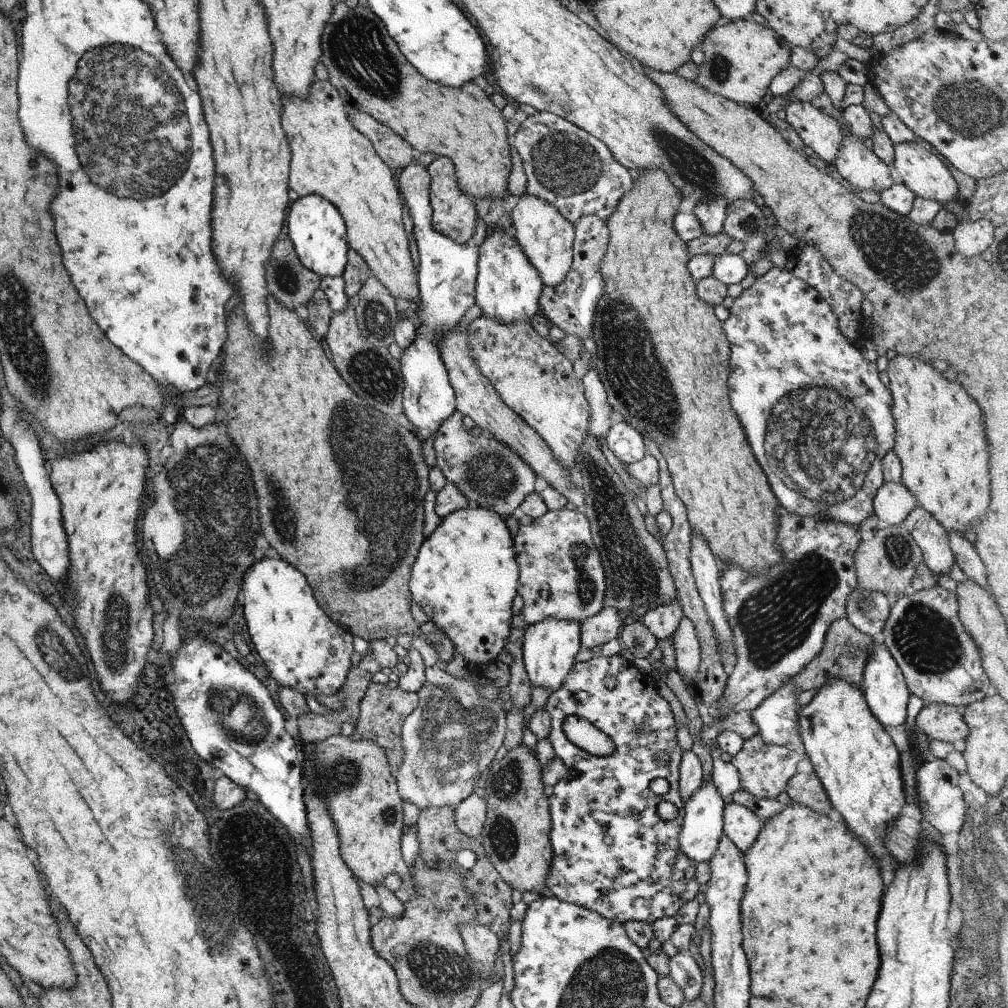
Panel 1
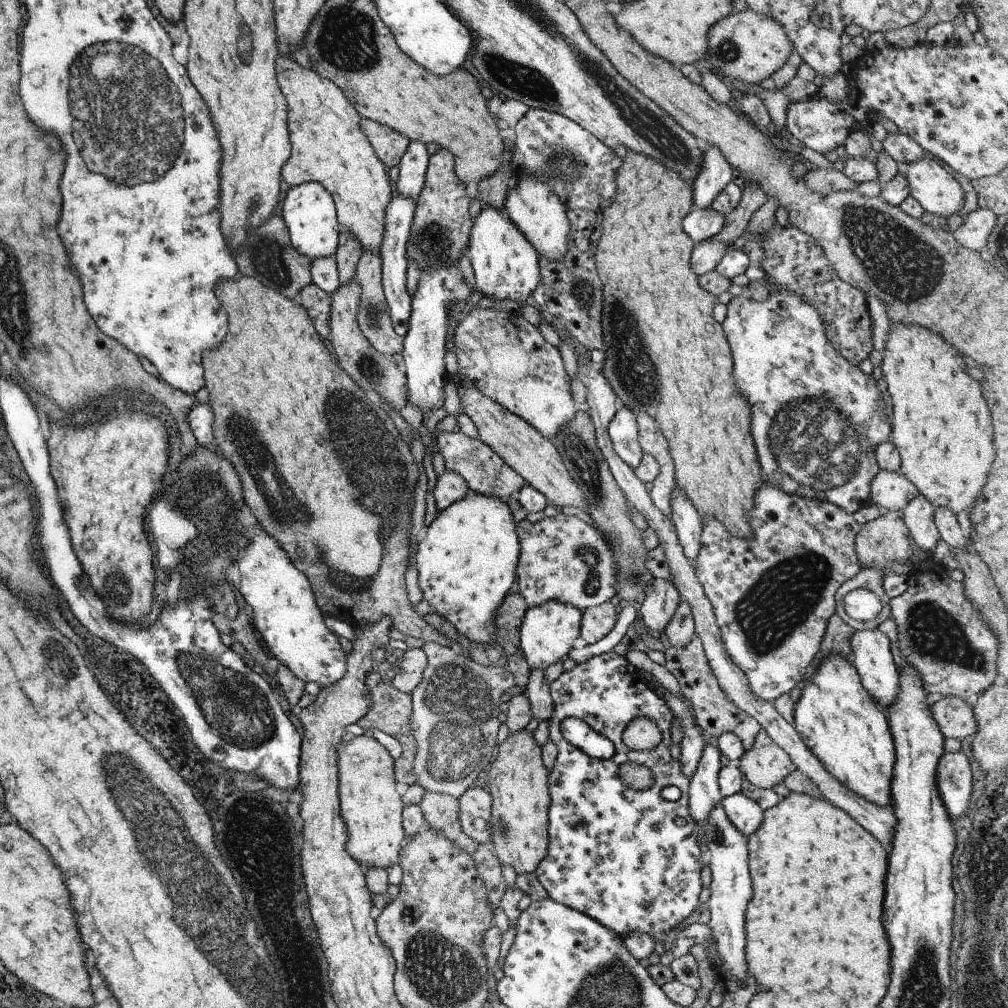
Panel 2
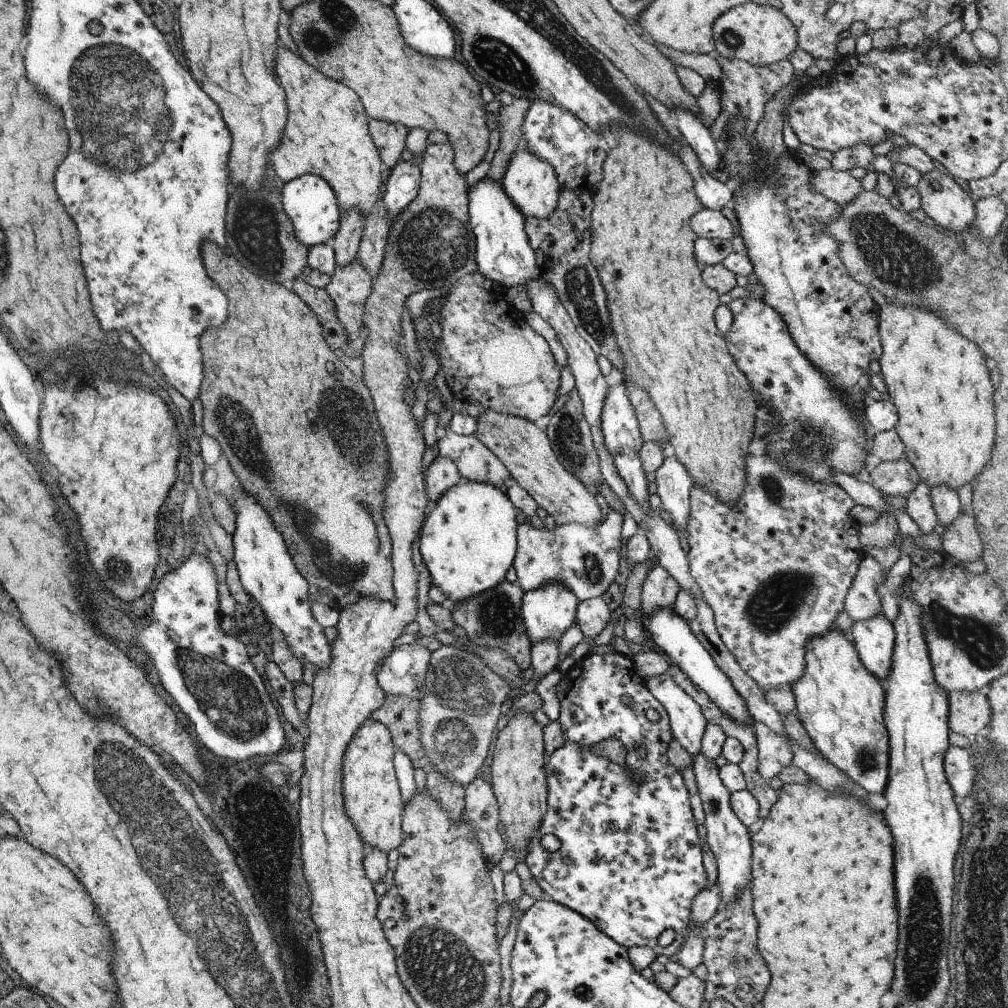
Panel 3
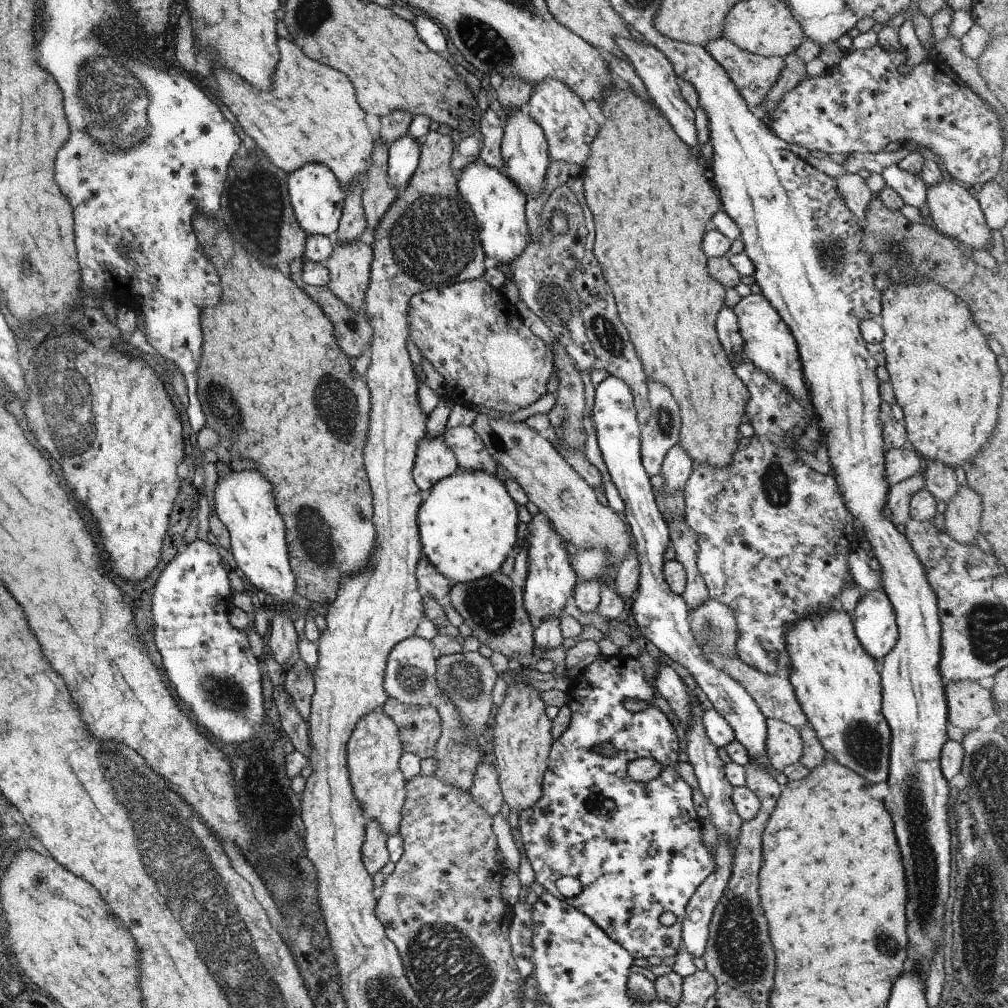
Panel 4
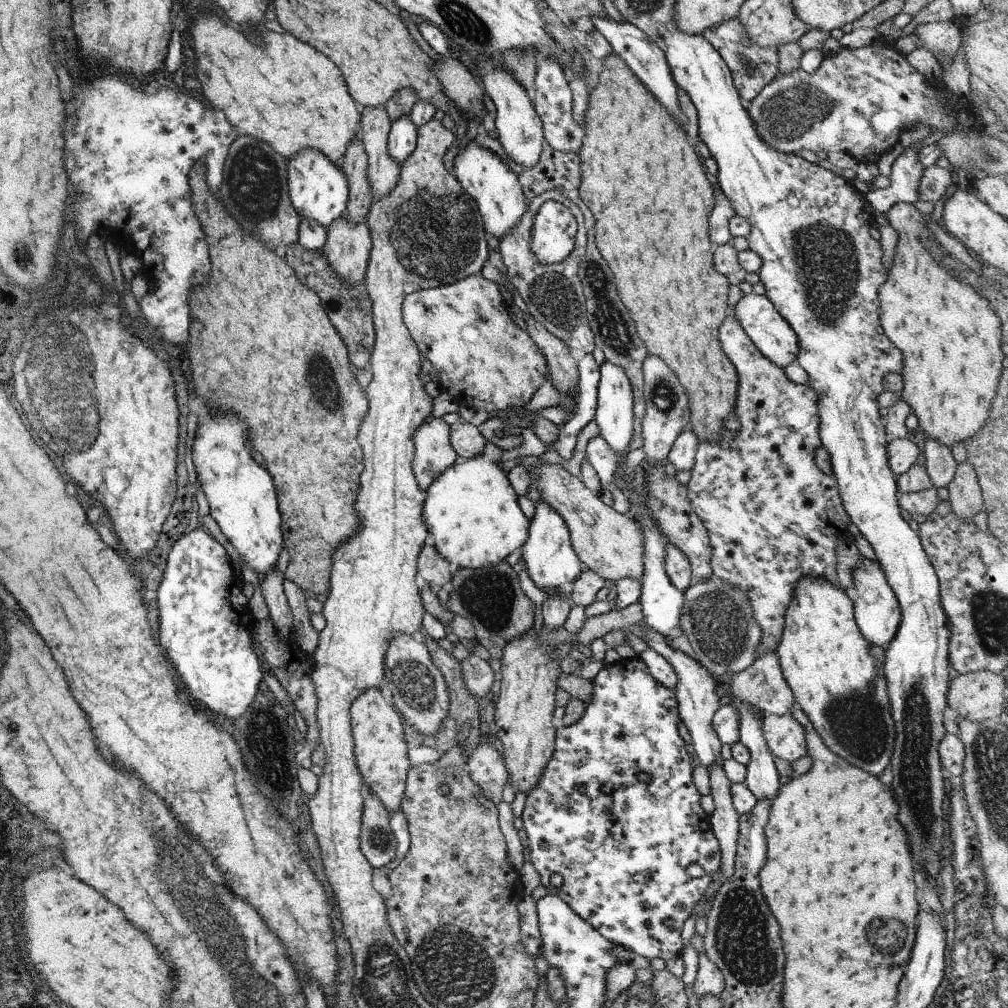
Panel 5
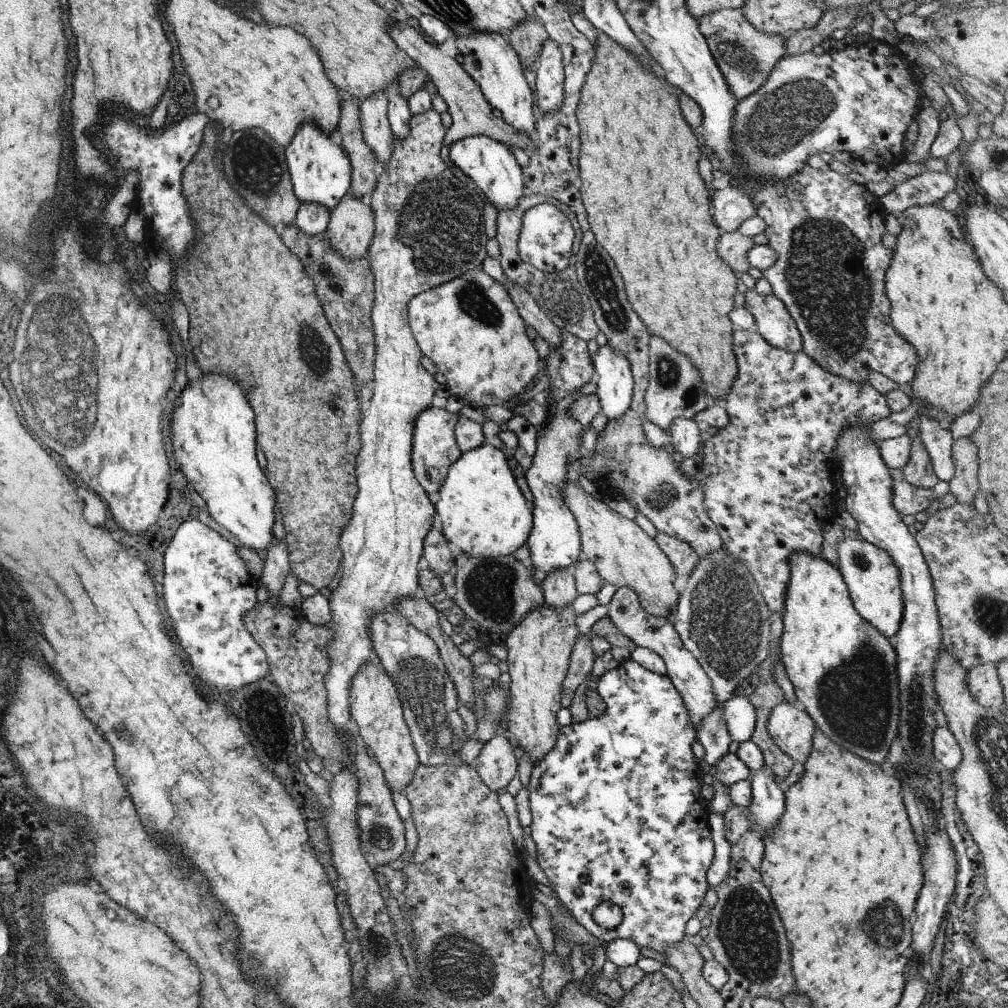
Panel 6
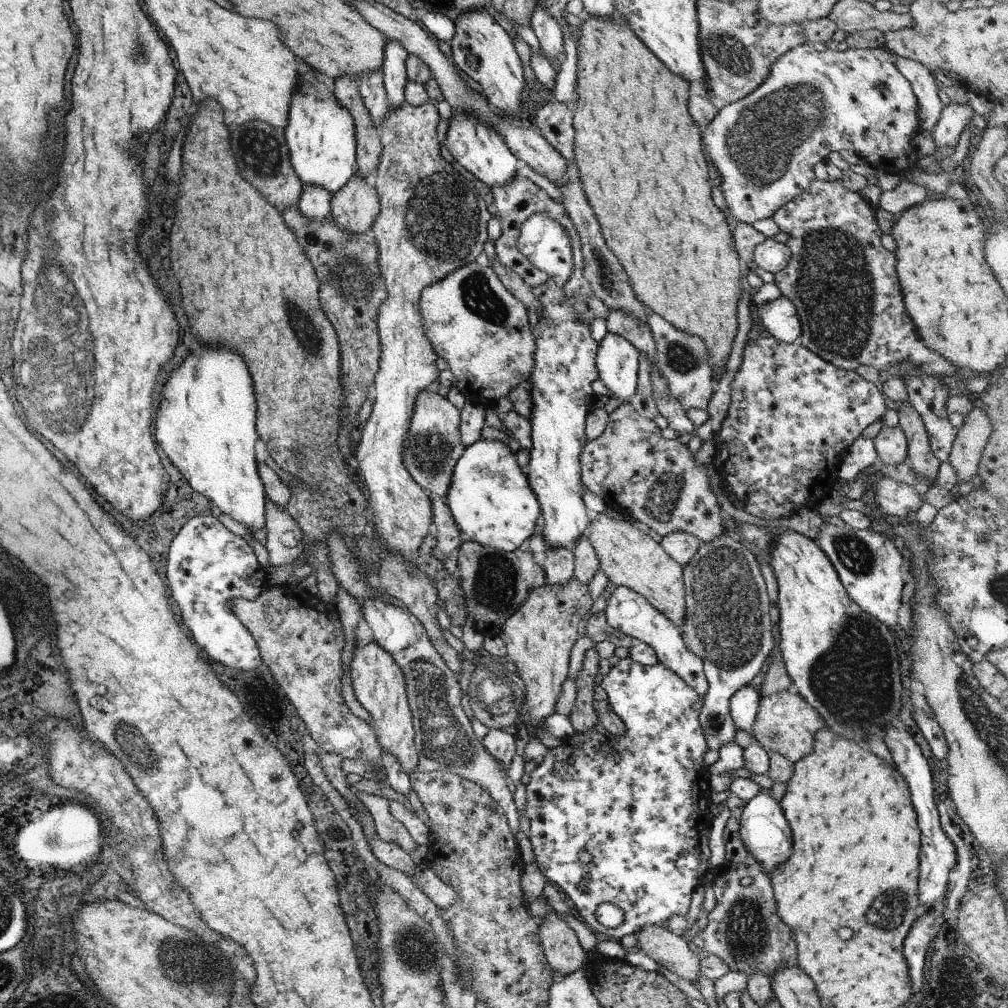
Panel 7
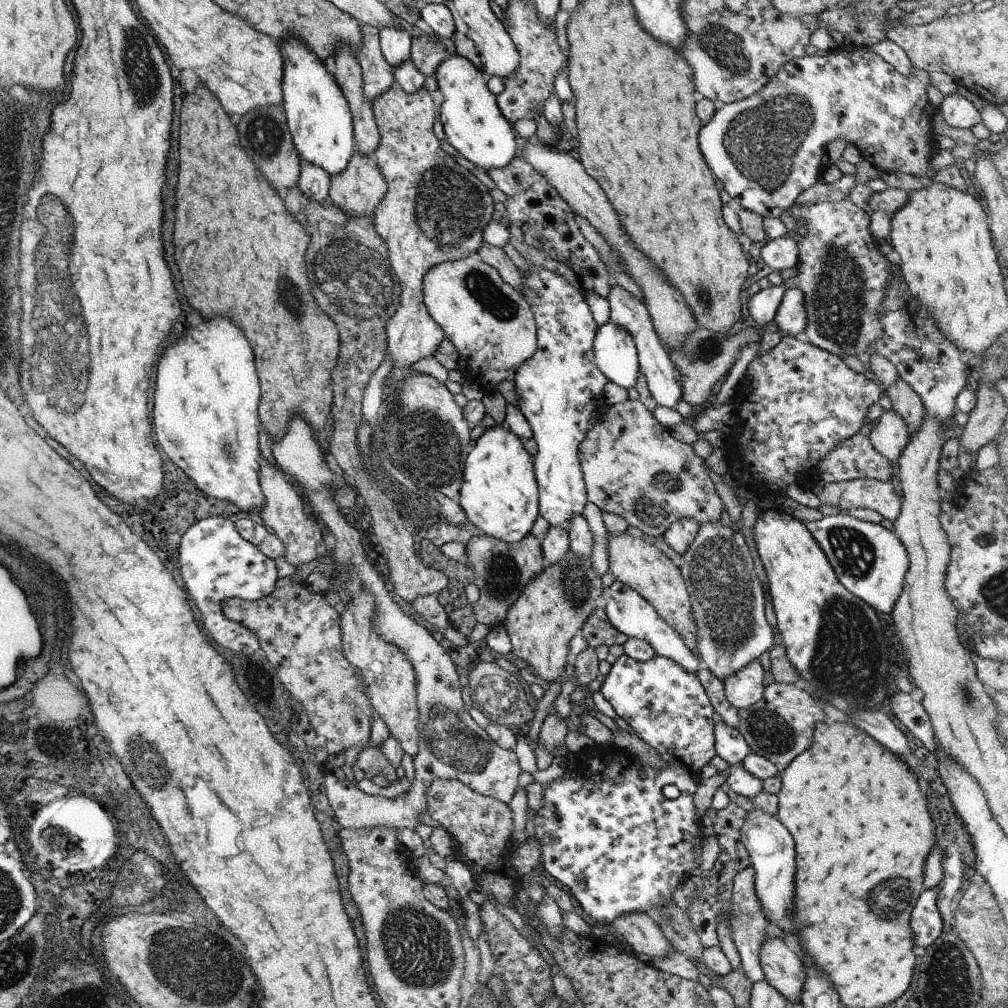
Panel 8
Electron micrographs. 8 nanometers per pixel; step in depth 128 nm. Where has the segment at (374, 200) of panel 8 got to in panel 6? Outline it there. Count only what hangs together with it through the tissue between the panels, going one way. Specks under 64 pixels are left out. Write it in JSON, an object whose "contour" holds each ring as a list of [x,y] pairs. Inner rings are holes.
{"contour":[[[348,193],[329,213],[325,234],[330,247],[350,259],[365,256],[374,231],[371,207]]]}

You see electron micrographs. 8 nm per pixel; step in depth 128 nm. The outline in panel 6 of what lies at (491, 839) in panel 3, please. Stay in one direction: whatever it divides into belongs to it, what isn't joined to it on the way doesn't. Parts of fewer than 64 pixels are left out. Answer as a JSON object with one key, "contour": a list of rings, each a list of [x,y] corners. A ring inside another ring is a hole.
{"contour":[[[493,735],[483,743],[472,765],[489,790],[498,794],[515,776],[517,761],[509,740]]]}

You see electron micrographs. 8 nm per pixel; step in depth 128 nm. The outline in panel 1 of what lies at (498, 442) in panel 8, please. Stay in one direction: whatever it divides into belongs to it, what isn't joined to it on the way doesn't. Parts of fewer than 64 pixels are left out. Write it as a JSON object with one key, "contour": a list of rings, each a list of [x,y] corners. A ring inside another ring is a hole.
{"contour":[[[468,501],[468,505],[464,509],[454,510],[452,513],[446,514],[433,532],[429,536],[424,537],[410,570],[408,589],[413,602],[417,606],[420,606],[421,610],[432,620],[432,623],[435,623],[449,637],[449,640],[453,643],[455,654],[460,654],[463,656],[465,662],[474,663],[479,668],[497,663],[496,656],[504,648],[505,641],[510,633],[510,618],[512,617],[511,602],[515,598],[518,581],[518,566],[515,562],[512,546],[513,541],[509,535],[509,531],[507,531],[505,519],[499,516],[494,510],[479,506],[473,501]]]}

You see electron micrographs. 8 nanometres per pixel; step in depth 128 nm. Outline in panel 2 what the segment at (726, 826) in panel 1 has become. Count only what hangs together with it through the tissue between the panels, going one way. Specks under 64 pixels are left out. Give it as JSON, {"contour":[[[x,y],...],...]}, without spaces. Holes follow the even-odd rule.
{"contour":[[[743,793],[722,797],[719,804],[729,822],[732,822],[743,836],[748,837],[760,825],[763,810],[756,800],[746,797]]]}

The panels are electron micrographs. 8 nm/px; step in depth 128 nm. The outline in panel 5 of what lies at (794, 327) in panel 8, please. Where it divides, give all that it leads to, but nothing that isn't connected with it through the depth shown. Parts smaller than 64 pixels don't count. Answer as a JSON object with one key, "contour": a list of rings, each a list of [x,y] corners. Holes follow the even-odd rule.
{"contour":[[[746,294],[741,297],[734,308],[735,317],[745,334],[772,363],[784,368],[797,356],[798,338],[788,322],[775,310],[771,301],[763,294]]]}

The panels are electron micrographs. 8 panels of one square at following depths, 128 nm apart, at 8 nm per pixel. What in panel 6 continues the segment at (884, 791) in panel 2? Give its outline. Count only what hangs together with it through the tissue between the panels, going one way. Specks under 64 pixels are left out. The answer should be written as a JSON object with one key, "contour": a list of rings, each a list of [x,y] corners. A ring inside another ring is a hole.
{"contour":[[[793,551],[788,556],[788,569],[789,576],[784,592],[784,607],[782,612],[782,633],[778,640],[778,647],[780,660],[784,665],[787,678],[792,684],[794,695],[797,699],[797,705],[803,708],[803,710],[813,719],[816,728],[819,729],[829,740],[859,758],[881,764],[898,728],[899,699],[898,680],[896,675],[896,654],[894,648],[889,645],[887,637],[884,634],[881,634],[874,626],[871,626],[869,622],[863,620],[863,618],[857,614],[857,611],[853,608],[851,599],[849,598],[848,590],[846,589],[842,576],[829,561],[826,561],[821,556],[816,557],[811,553]]]}

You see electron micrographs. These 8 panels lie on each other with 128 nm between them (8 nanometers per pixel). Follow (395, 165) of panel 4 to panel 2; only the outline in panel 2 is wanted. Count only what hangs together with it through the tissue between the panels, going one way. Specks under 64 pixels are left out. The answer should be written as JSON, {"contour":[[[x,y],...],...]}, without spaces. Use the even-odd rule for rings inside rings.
{"contour":[[[395,192],[392,195],[392,199],[387,206],[384,208],[384,223],[382,232],[382,241],[380,242],[380,259],[382,263],[381,274],[382,274],[382,291],[386,305],[388,308],[388,315],[392,324],[392,329],[399,334],[404,336],[408,329],[407,319],[410,315],[410,300],[407,292],[405,291],[405,243],[409,238],[409,232],[411,219],[413,216],[414,202],[412,198],[402,197]]]}

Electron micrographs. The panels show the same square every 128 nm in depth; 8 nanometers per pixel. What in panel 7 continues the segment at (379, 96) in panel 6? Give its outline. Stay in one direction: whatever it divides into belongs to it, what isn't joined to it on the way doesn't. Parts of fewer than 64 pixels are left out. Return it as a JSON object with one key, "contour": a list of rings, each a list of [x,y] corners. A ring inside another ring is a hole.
{"contour":[[[377,69],[357,78],[358,93],[368,110],[373,124],[378,127],[380,120],[389,112],[389,102],[382,83],[382,70]]]}

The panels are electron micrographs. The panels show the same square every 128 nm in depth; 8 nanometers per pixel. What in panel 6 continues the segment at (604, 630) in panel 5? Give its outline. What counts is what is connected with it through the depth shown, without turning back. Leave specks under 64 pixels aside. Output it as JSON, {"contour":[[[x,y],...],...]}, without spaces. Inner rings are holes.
{"contour":[[[568,480],[564,484],[562,497],[576,518],[580,534],[581,557],[595,565],[601,582],[634,590],[639,596],[641,608],[646,613],[657,618],[672,617],[679,596],[677,586],[673,585],[676,576],[667,555],[661,552],[659,545],[635,521],[628,520],[609,509],[604,499],[593,500]],[[592,635],[577,636],[569,653],[569,662],[564,680],[561,681],[560,706],[568,708],[577,686],[588,678],[595,659],[590,647]]]}

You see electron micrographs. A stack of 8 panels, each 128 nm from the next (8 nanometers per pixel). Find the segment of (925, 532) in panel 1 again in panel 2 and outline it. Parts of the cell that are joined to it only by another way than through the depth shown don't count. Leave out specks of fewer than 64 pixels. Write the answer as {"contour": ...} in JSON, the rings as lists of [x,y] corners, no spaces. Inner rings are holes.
{"contour":[[[917,493],[901,511],[902,521],[907,527],[909,536],[915,542],[918,552],[935,548],[935,543],[940,539],[933,522],[934,510],[935,507]]]}

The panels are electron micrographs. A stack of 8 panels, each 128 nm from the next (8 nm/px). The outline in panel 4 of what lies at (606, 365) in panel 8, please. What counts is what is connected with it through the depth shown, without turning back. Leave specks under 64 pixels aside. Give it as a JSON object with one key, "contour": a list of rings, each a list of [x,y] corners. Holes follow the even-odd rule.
{"contour":[[[608,374],[594,389],[591,408],[590,419],[596,432],[596,443],[607,474],[623,501],[621,514],[629,528],[631,544],[638,560],[638,587],[635,598],[629,602],[636,628],[645,640],[652,642],[670,660],[688,671],[697,684],[696,688],[705,694],[713,709],[729,723],[734,739],[745,748],[750,760],[774,775],[766,755],[766,718],[738,682],[705,660],[703,646],[699,646],[690,631],[688,606],[681,595],[671,592],[662,575],[663,554],[670,538],[666,522],[655,506],[655,493],[649,485],[649,476],[640,461],[641,426],[636,419],[631,391],[620,378]]]}

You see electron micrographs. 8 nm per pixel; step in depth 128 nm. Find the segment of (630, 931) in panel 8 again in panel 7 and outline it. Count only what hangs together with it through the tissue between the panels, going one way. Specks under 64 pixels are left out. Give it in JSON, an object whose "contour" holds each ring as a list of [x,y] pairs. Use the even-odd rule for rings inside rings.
{"contour":[[[645,925],[633,936],[639,952],[648,956],[658,966],[674,972],[693,984],[699,974],[696,951],[680,936],[667,931],[663,925]]]}

